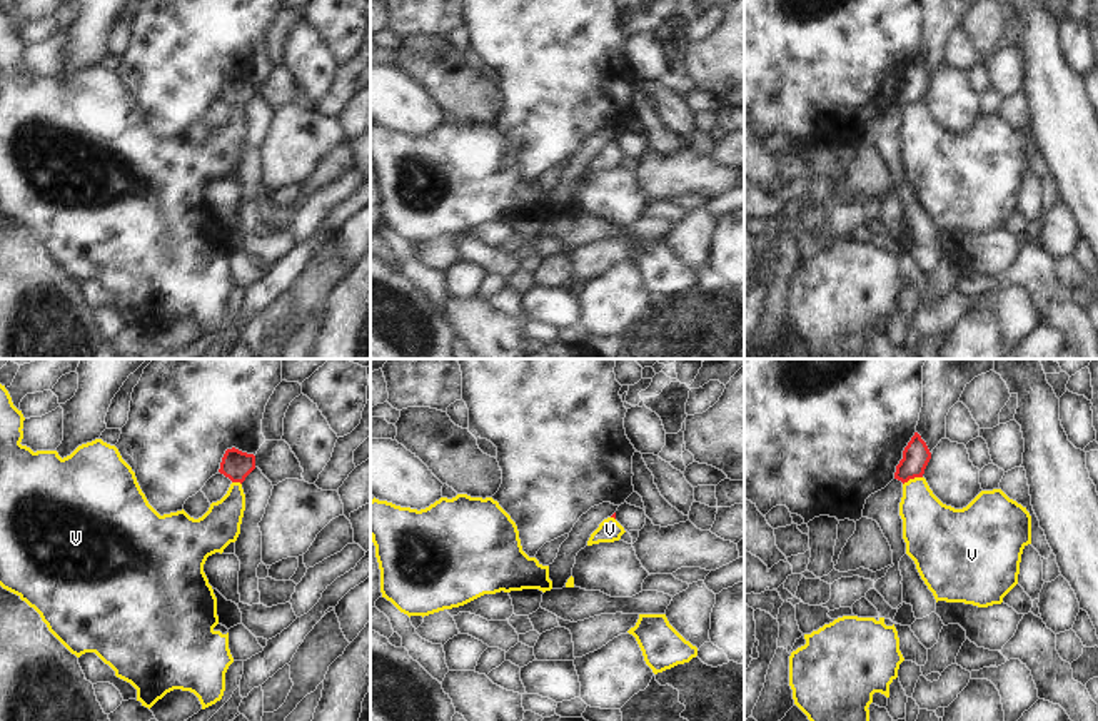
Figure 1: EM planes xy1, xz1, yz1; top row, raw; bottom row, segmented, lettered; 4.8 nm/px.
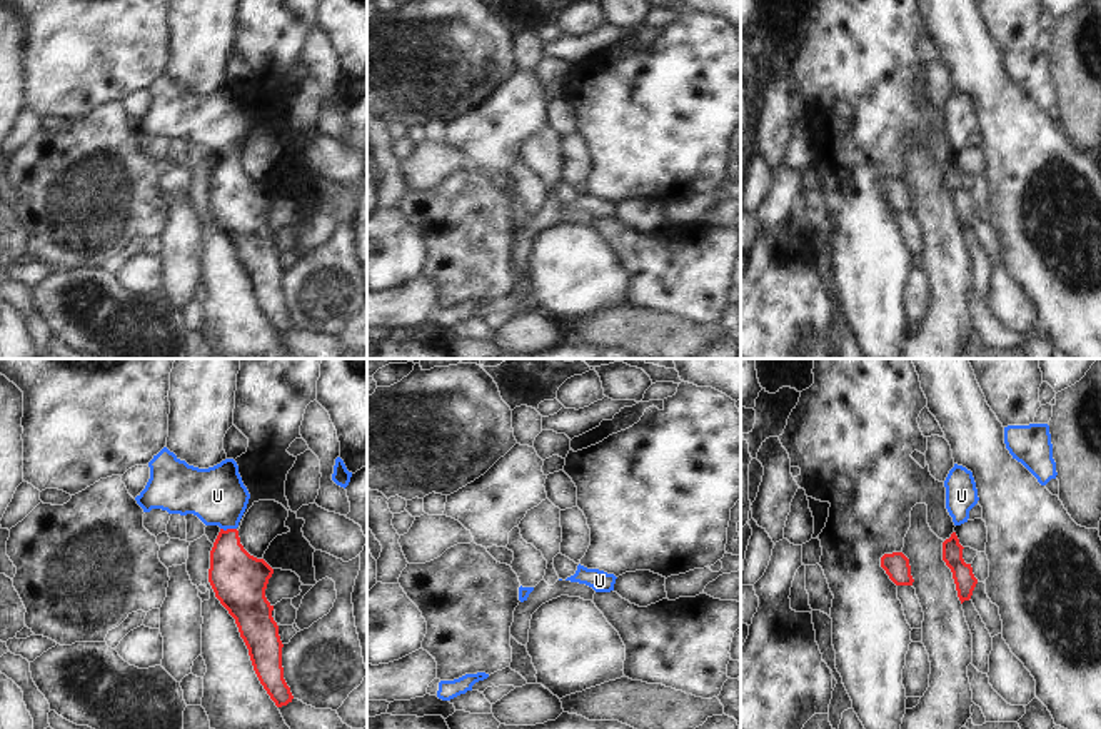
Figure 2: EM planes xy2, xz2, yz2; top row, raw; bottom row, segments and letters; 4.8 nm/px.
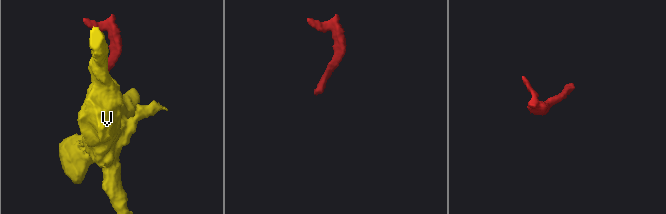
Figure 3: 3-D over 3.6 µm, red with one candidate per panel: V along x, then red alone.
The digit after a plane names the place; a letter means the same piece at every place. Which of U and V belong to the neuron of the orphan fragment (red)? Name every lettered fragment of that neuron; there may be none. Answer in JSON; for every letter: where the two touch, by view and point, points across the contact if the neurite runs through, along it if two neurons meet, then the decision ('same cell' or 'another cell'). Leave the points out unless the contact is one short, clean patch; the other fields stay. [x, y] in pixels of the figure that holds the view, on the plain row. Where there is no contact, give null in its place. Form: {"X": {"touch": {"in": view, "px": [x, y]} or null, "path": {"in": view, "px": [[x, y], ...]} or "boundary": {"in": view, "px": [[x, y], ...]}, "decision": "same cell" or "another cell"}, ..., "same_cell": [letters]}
{"U": {"touch": {"in": "xy2", "px": [229, 155]}, "path": {"in": "xy2", "px": [[239, 206], [229, 187], [229, 155], [224, 130], [217, 122]]}, "decision": "same cell"}, "V": {"touch": {"in": "yz1", "px": [911, 104]}, "boundary": {"in": "yz1", "px": [[921, 102], [910, 104], [903, 110]]}, "decision": "another cell"}, "same_cell": ["U"]}

